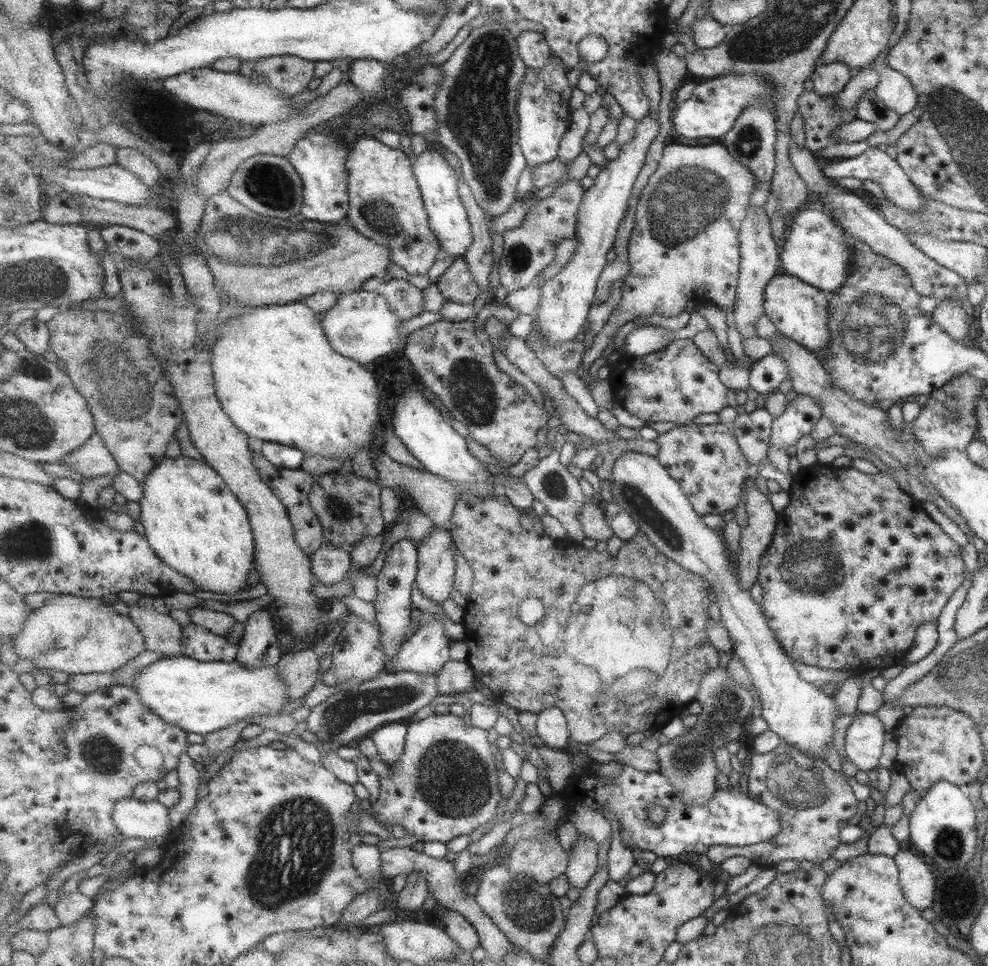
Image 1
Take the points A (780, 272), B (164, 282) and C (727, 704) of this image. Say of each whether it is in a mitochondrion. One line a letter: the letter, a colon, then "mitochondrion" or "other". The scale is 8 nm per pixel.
A: other
B: other
C: mitochondrion

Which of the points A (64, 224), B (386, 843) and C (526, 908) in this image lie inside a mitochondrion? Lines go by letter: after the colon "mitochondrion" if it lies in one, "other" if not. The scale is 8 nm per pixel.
A: other
B: other
C: mitochondrion

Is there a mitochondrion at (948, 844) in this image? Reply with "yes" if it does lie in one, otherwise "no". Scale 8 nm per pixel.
yes

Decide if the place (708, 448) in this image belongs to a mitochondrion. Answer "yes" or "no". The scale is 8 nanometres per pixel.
no

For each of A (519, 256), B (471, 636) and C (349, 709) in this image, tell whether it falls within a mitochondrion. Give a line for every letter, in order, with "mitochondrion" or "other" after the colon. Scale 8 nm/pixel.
A: mitochondrion
B: other
C: mitochondrion

